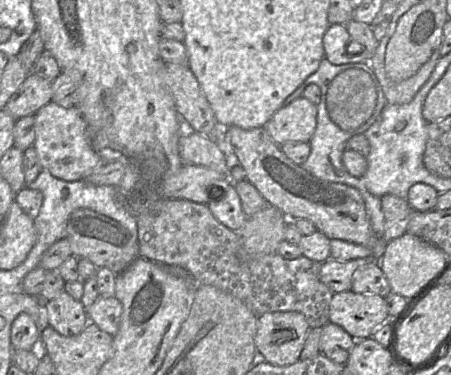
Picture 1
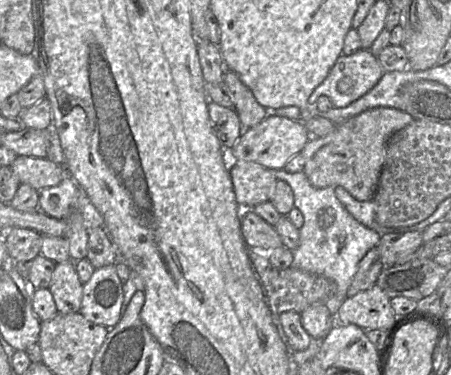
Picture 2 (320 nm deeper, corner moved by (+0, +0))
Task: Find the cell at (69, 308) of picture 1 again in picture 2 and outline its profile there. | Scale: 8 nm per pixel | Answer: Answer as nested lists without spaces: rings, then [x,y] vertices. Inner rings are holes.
[[[69,259],[56,264],[48,288],[53,295],[58,313],[80,312],[83,285],[73,260]]]

